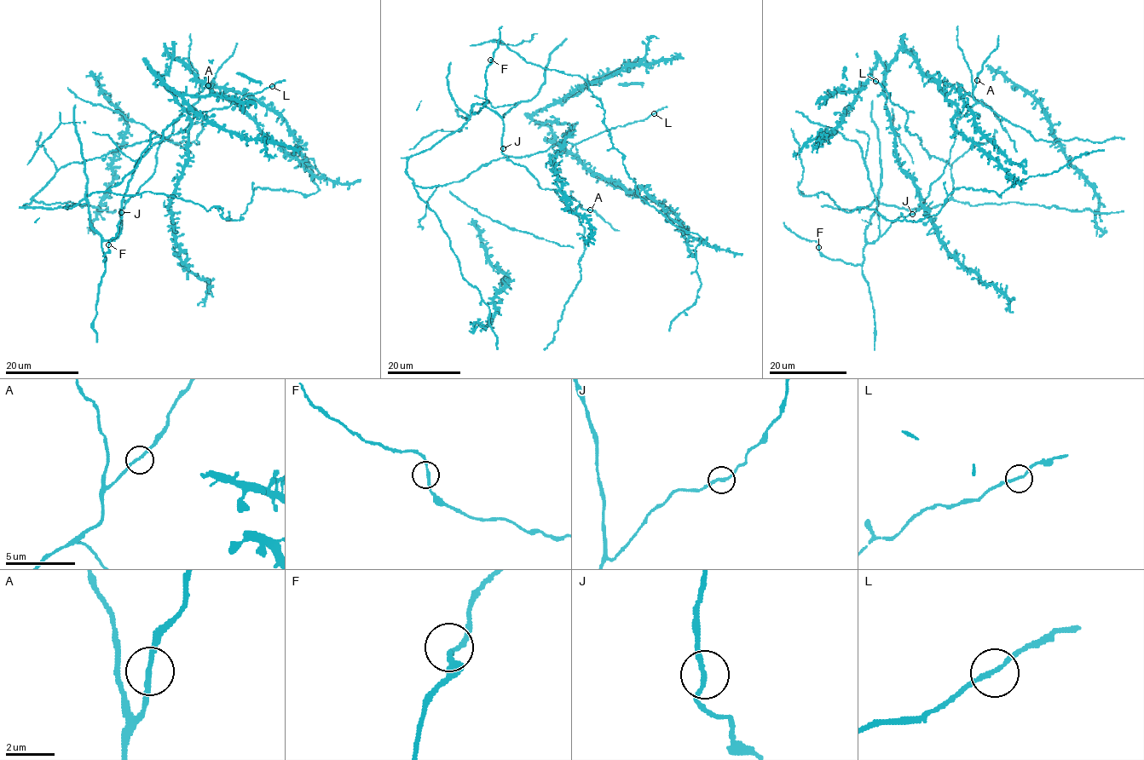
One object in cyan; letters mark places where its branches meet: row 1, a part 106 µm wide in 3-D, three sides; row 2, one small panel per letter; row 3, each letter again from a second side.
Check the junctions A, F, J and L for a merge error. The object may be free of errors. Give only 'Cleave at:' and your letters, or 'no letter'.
Cleave at: no letter

